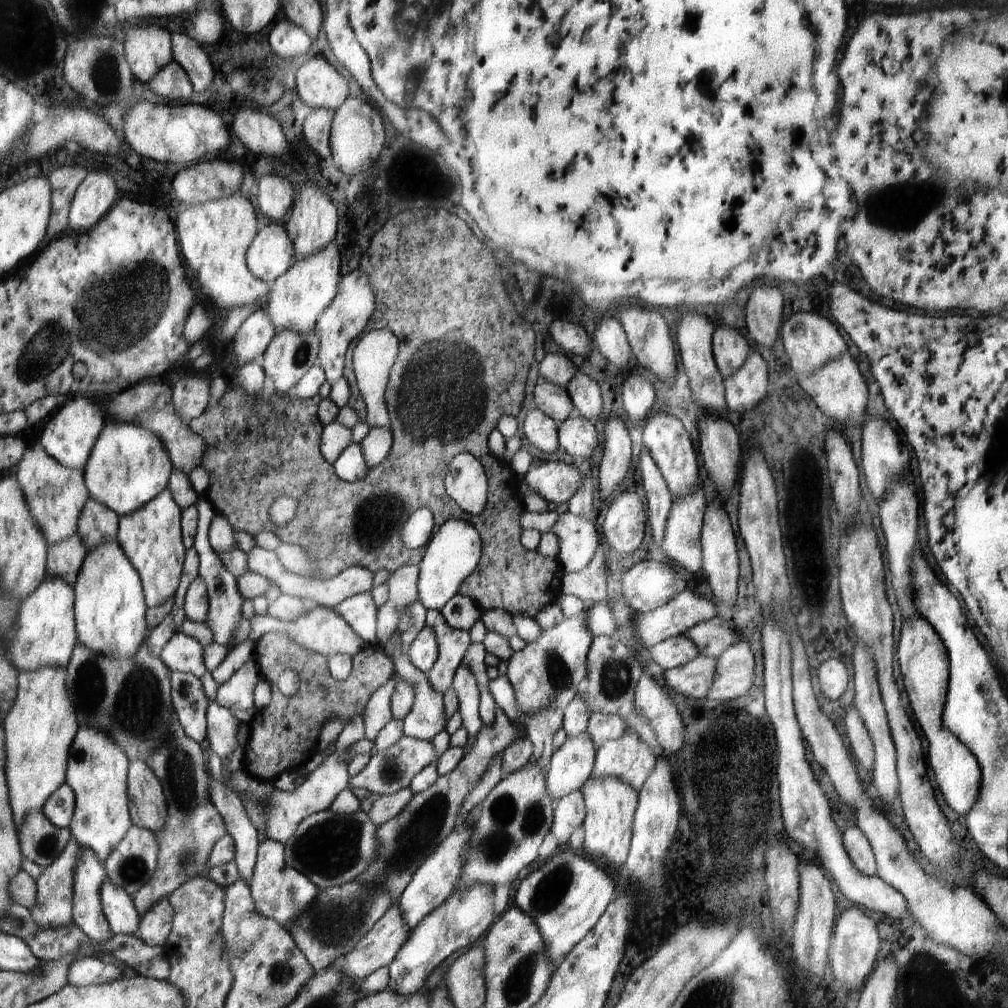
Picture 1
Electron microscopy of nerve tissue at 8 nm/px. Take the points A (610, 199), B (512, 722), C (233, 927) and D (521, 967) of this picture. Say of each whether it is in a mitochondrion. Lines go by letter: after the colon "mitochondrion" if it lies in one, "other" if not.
A: other
B: other
C: other
D: mitochondrion

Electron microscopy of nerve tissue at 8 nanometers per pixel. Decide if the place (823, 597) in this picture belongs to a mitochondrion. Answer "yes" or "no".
yes

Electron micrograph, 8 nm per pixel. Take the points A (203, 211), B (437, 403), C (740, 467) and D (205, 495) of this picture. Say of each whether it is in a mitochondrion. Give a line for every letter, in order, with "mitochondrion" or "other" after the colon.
A: other
B: mitochondrion
C: other
D: other

